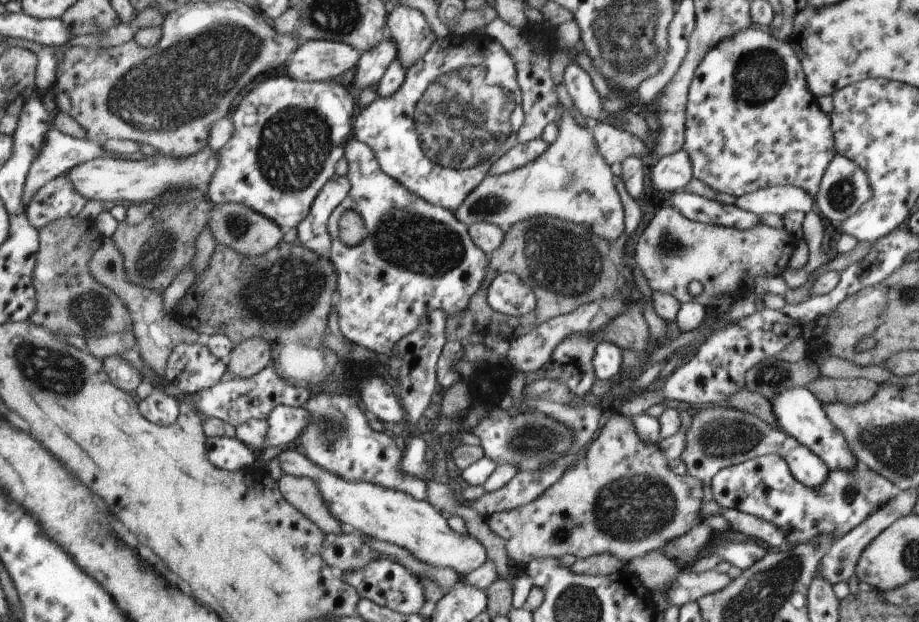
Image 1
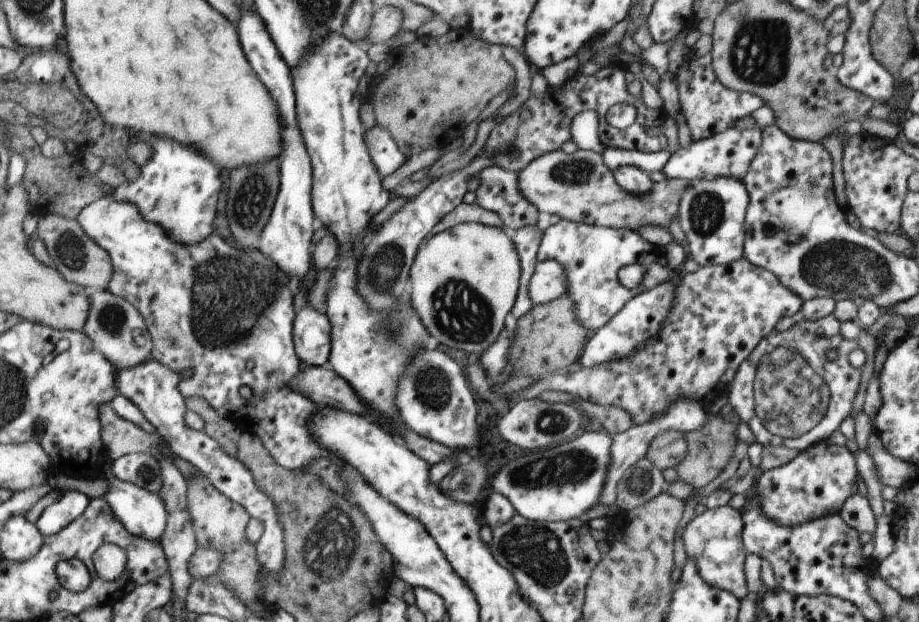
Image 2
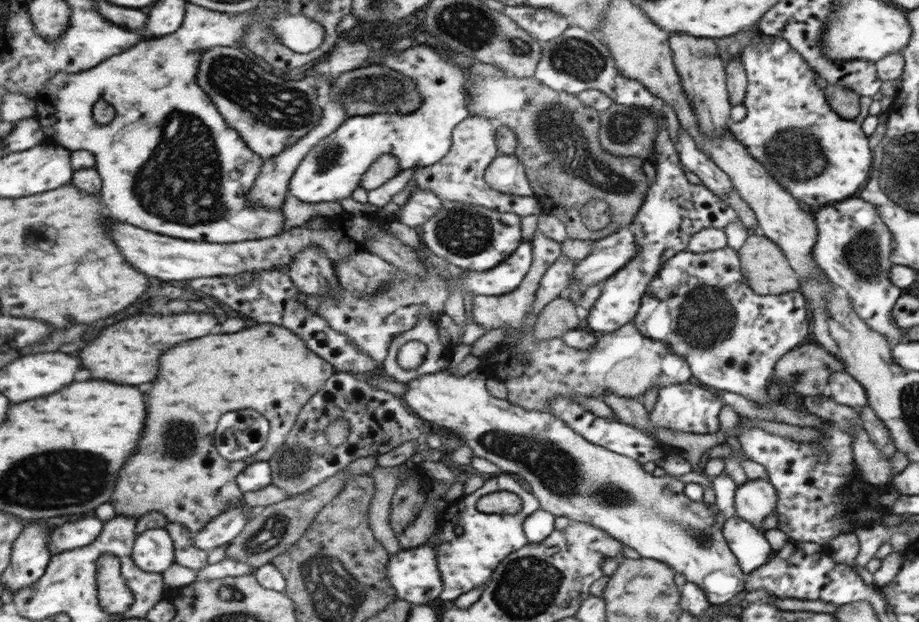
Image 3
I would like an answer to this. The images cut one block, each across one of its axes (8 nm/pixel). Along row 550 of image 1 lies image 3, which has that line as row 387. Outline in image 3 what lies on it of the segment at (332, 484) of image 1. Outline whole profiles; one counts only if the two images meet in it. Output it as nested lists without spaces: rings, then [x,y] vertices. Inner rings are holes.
[[[480,369],[473,370],[462,377],[449,375],[445,371],[418,376],[409,382],[405,382],[406,391],[400,395],[400,398],[403,405],[411,413],[431,423],[432,429],[440,432],[448,432],[452,434],[452,436],[460,438],[460,440],[465,440],[466,444],[470,445],[470,449],[473,450],[475,457],[489,460],[489,462],[498,466],[503,474],[517,474],[521,480],[525,480],[532,488],[531,494],[538,499],[539,509],[550,512],[554,517],[566,516],[571,522],[577,521],[595,525],[597,528],[607,532],[609,536],[614,537],[615,540],[636,550],[639,556],[663,561],[665,564],[670,565],[671,568],[674,568],[676,573],[682,574],[687,582],[696,584],[703,591],[710,605],[720,605],[723,604],[723,602],[727,602],[727,600],[731,600],[731,598],[744,587],[743,582],[746,582],[746,580],[743,580],[743,571],[739,568],[738,561],[731,551],[731,547],[726,543],[725,535],[722,532],[725,520],[721,513],[718,512],[715,503],[703,503],[702,500],[691,501],[690,497],[687,497],[685,492],[683,492],[685,486],[683,482],[675,479],[673,476],[669,477],[669,475],[655,477],[651,475],[651,473],[643,471],[642,465],[632,460],[630,457],[620,456],[618,453],[610,452],[609,449],[591,444],[590,441],[586,441],[582,436],[579,436],[574,429],[564,421],[559,420],[558,417],[554,417],[550,412],[528,411],[527,409],[511,404],[510,401],[505,398],[498,399],[491,396],[485,385],[487,377],[486,373],[483,373]]]

